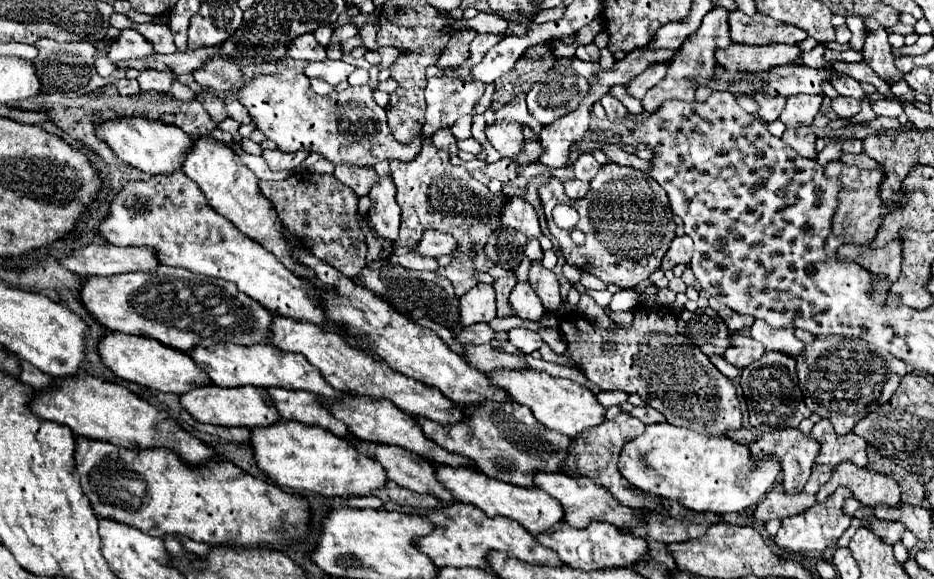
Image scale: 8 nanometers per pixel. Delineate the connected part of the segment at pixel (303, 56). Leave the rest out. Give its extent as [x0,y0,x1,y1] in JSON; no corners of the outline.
[287,34,327,62]

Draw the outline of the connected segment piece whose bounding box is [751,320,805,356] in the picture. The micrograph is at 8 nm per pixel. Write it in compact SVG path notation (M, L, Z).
M755 320L755 324L751 326L751 336L759 340L765 346L765 350L779 350L793 356L797 356L805 346L801 340L793 336L791 328L771 328L763 320Z

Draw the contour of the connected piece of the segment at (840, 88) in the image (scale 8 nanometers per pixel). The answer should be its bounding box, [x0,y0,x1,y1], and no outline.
[831,75,871,102]

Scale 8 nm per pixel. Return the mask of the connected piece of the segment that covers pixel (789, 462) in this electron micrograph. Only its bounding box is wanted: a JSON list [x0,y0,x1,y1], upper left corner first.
[749,428,819,494]

